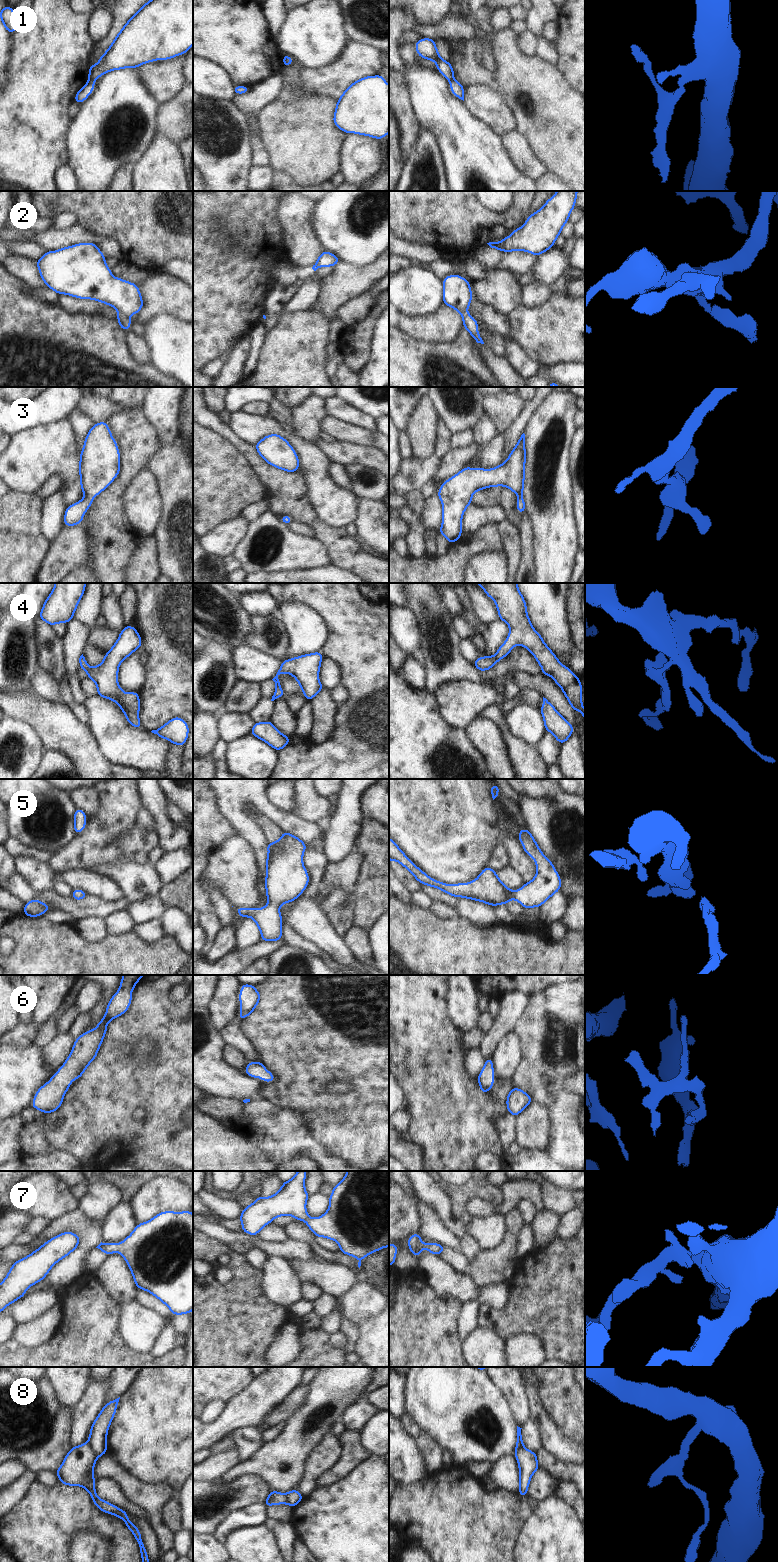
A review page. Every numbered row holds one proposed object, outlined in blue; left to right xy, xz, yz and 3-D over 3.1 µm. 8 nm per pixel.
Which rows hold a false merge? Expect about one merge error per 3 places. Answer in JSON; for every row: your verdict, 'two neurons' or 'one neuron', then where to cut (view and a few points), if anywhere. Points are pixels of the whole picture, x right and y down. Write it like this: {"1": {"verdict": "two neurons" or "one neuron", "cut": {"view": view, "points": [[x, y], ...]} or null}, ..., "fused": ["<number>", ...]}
{"1": {"verdict": "two neurons", "cut": {"view": "xy", "points": [[89, 80], [94, 81]]}}, "2": {"verdict": "two neurons", "cut": {"view": "xy", "points": [[118, 310], [128, 319]]}}, "3": {"verdict": "one neuron", "cut": null}, "4": {"verdict": "one neuron", "cut": null}, "5": {"verdict": "one neuron", "cut": null}, "6": {"verdict": "one neuron", "cut": null}, "7": {"verdict": "one neuron", "cut": null}, "8": {"verdict": "two neurons", "cut": {"view": "xy", "points": [[87, 1444], [97, 1457]]}}, "fused": ["1", "2", "8"]}

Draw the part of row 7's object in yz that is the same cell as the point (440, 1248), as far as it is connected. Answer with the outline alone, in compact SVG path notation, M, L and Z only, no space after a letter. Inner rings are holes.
M418 1233L412 1234L408 1241L407 1244L410 1248L410 1252L417 1258L422 1249L425 1248L427 1251L434 1255L440 1255L445 1249L445 1247L441 1244L436 1244L434 1242L429 1242L427 1244L423 1244L422 1239Z

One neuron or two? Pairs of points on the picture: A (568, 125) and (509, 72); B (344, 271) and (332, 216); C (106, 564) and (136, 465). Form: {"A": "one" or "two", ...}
{"A": "one", "B": "two", "C": "one"}

